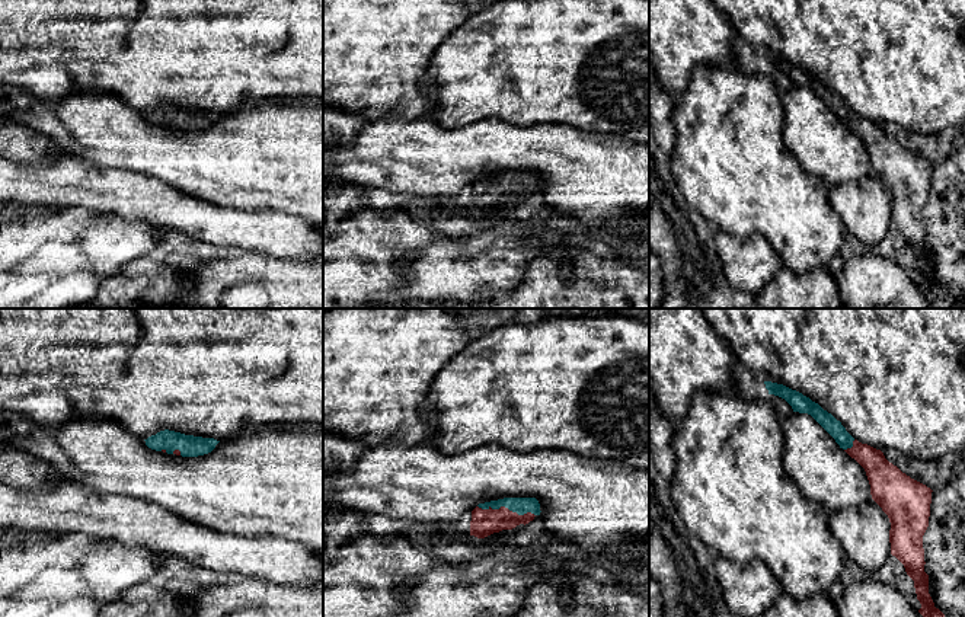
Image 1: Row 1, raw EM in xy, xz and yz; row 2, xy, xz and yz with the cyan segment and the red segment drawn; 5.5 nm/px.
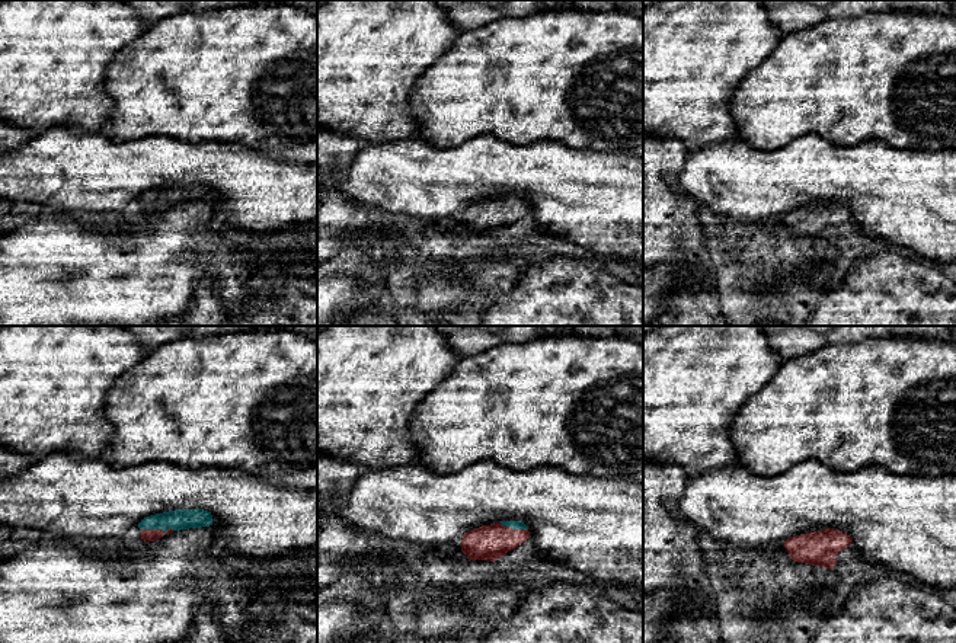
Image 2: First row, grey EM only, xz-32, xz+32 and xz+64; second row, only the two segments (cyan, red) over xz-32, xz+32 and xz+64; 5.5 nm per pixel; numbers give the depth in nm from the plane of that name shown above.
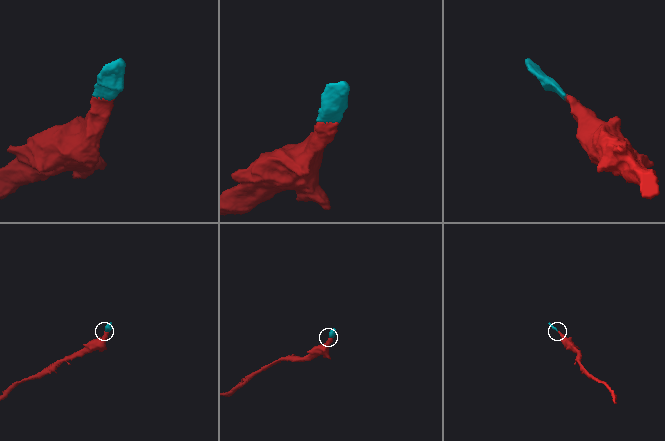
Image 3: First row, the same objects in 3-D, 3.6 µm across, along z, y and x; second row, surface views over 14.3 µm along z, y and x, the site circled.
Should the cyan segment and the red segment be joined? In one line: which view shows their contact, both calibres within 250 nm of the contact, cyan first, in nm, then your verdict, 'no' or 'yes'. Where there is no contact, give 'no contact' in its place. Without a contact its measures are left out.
contact in xz; calibres 100 and 150 nm; yes

